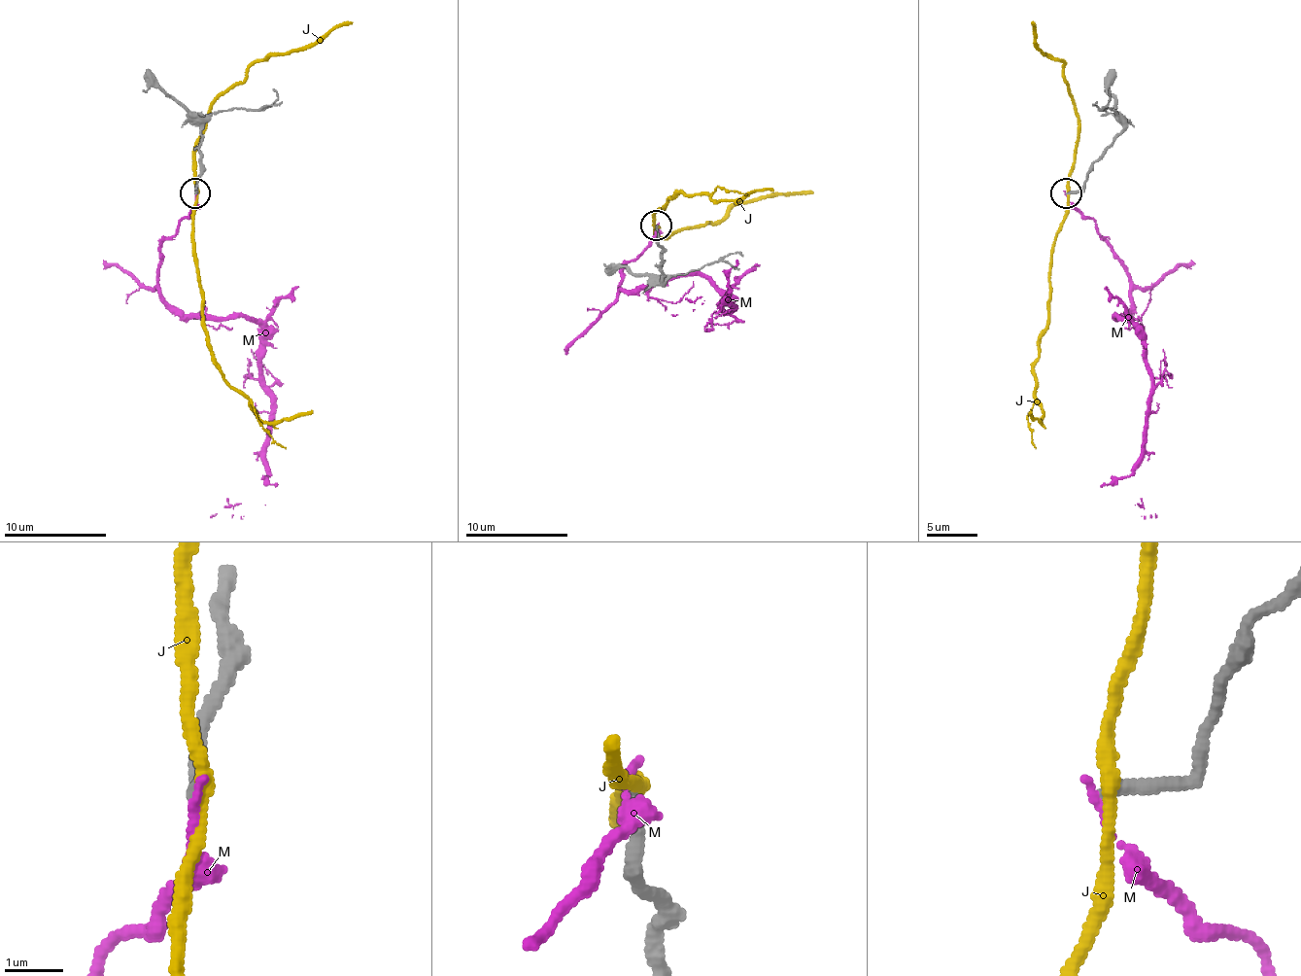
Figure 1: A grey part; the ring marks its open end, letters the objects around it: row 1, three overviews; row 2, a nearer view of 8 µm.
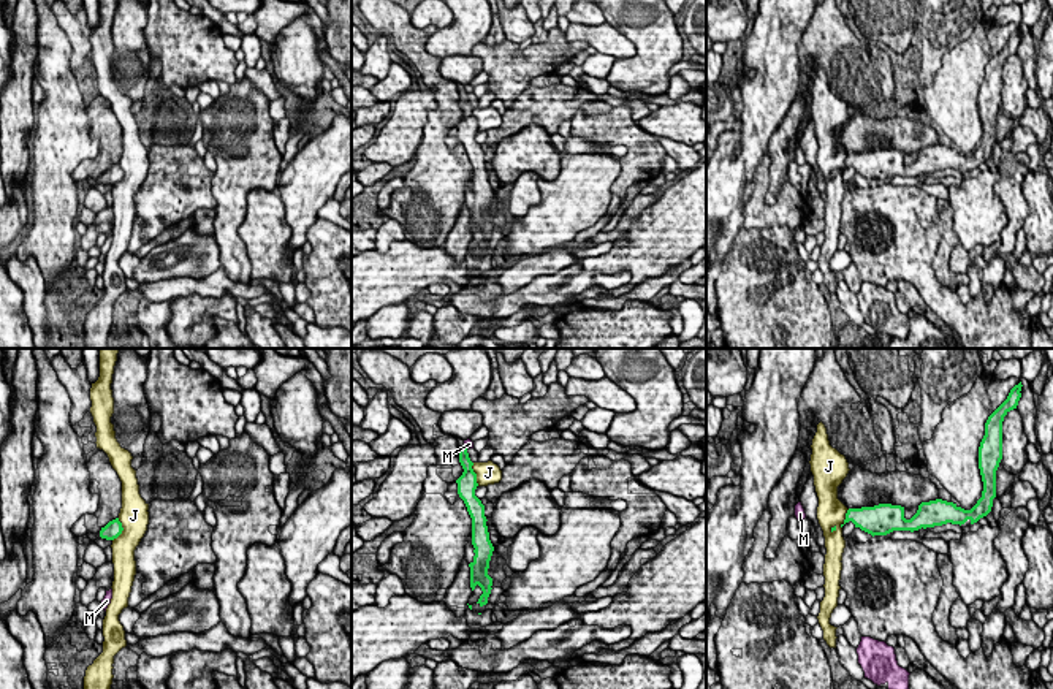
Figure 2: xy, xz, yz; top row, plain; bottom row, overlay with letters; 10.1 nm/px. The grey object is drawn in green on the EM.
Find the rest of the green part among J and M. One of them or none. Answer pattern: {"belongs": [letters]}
{"belongs": []}

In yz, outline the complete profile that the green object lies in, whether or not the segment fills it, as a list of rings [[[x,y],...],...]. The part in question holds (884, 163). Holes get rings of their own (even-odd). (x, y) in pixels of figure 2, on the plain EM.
[[[1021,27],[1015,30],[1007,44],[988,62],[985,68],[985,81],[979,92],[979,114],[983,127],[982,143],[971,155],[964,155],[953,147],[942,144],[922,147],[917,158],[904,163],[904,152],[891,149],[879,149],[874,152],[849,154],[844,169],[852,166],[855,173],[874,181],[887,181],[893,176],[918,176],[947,168],[971,169],[991,157],[996,143],[996,116],[1002,105],[1002,67],[1004,62],[1017,54],[1021,43]]]

